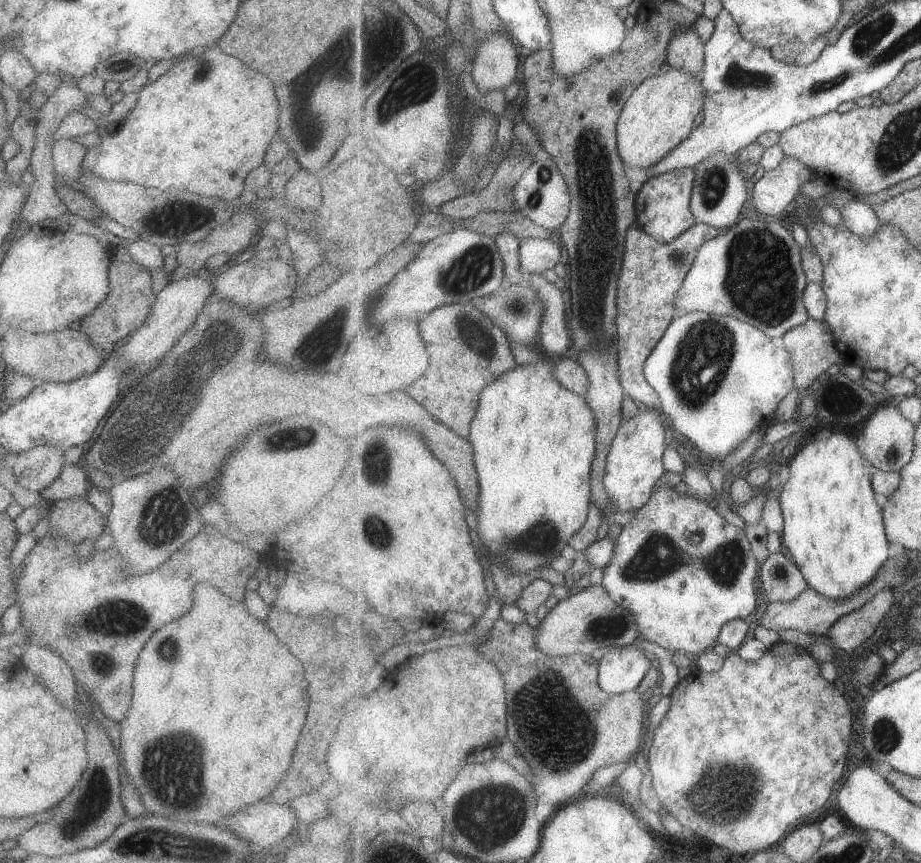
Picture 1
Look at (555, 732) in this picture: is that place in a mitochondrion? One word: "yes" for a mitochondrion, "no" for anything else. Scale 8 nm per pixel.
yes

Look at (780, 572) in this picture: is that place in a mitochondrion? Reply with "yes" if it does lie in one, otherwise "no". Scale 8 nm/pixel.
no

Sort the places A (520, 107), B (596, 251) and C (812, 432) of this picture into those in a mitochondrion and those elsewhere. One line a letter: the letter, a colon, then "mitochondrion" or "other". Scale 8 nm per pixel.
A: other
B: mitochondrion
C: other

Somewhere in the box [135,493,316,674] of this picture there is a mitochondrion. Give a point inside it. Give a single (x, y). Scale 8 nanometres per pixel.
(170, 660)

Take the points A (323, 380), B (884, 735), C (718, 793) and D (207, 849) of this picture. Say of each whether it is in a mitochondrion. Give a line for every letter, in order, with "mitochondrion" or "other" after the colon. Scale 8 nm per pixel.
A: other
B: mitochondrion
C: mitochondrion
D: other

